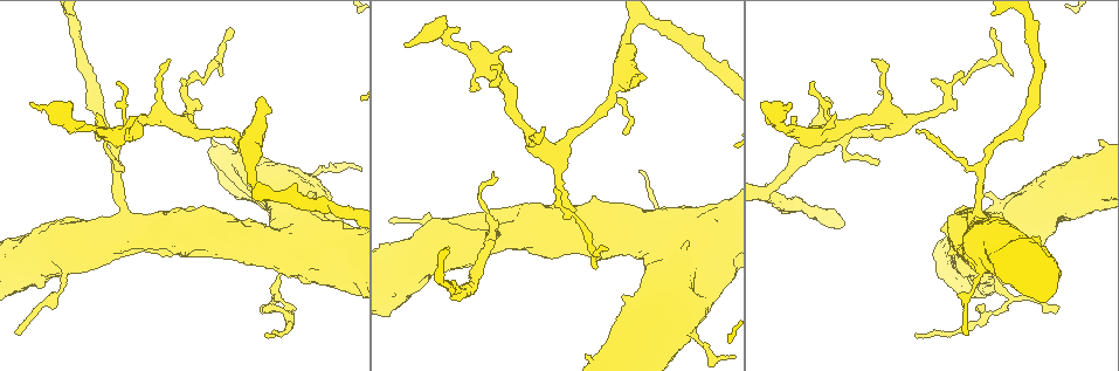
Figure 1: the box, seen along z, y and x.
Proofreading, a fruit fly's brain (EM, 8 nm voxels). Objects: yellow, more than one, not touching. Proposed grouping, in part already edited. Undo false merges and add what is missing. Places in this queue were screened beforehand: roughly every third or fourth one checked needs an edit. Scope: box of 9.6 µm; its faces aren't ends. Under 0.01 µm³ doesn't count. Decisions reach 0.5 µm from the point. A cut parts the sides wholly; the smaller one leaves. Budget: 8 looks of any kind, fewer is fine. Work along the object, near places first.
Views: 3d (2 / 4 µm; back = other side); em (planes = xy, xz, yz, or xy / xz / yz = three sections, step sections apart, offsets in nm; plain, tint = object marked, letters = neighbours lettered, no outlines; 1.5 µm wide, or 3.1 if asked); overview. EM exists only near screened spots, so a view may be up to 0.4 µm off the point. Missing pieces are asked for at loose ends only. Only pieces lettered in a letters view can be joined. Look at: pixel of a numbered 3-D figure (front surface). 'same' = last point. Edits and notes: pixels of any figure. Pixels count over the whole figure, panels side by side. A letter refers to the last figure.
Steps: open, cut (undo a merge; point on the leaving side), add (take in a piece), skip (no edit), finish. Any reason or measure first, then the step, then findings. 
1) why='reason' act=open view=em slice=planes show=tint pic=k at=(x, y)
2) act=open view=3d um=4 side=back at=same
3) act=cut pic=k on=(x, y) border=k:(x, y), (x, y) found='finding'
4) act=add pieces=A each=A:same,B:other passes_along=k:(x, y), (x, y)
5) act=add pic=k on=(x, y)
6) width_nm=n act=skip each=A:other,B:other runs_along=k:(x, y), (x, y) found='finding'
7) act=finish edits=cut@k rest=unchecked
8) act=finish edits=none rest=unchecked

why='branch stops here' act=open view=em slice=xz step=4 show=tint pic=1 at=(261, 96)

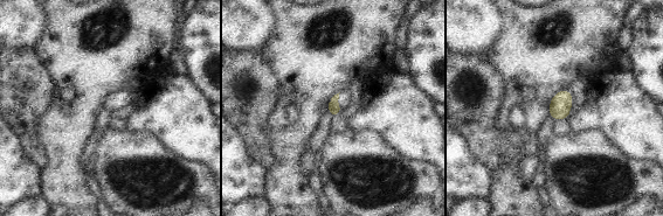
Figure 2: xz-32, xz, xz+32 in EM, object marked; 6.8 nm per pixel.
act=open view=em slice=xz step=4 show=letters at=same

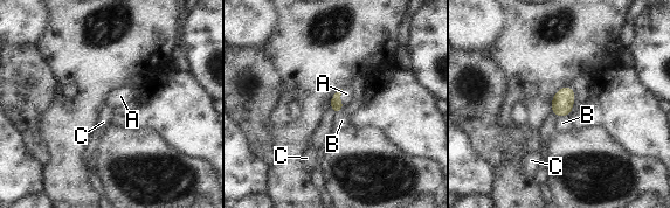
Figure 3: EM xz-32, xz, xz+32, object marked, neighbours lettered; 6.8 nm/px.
act=add pieces=A each=A:same,B:other,C:other passes_along=3:(334, 103), (339, 97), (346, 94) found='it goes on there'

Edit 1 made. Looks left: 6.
why='free end' act=open view=3d um=4 pic=1 at=(492, 173)

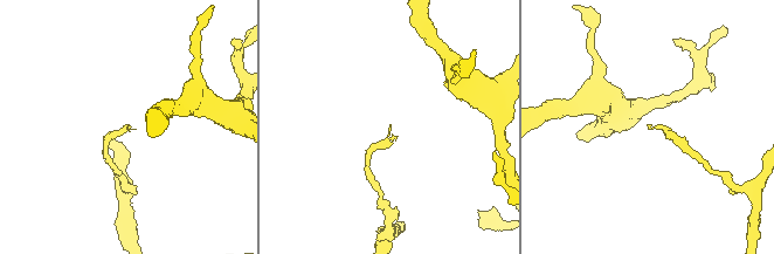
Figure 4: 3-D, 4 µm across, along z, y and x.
act=open view=em slice=yz step=8 show=tint pic=4 at=(390, 126)

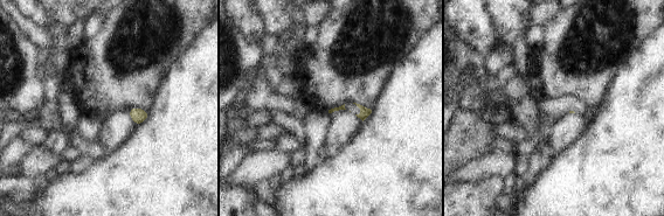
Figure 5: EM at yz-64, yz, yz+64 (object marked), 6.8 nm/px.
why='another direction' act=open view=em slice=planes show=letters at=same

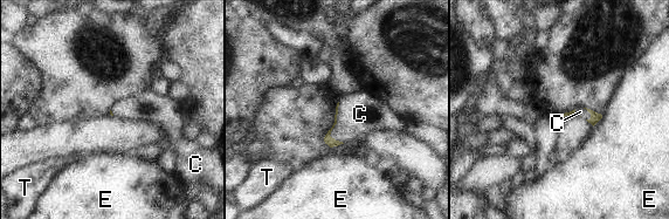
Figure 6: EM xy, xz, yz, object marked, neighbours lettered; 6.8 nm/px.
act=add pieces=C each=C:same,E:other,T:other passes_along=6:(331, 143), (335, 124), (359, 114) found='the neuron continues'

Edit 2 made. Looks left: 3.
act=finish edits=add@3,add@6 rest=unchecked

